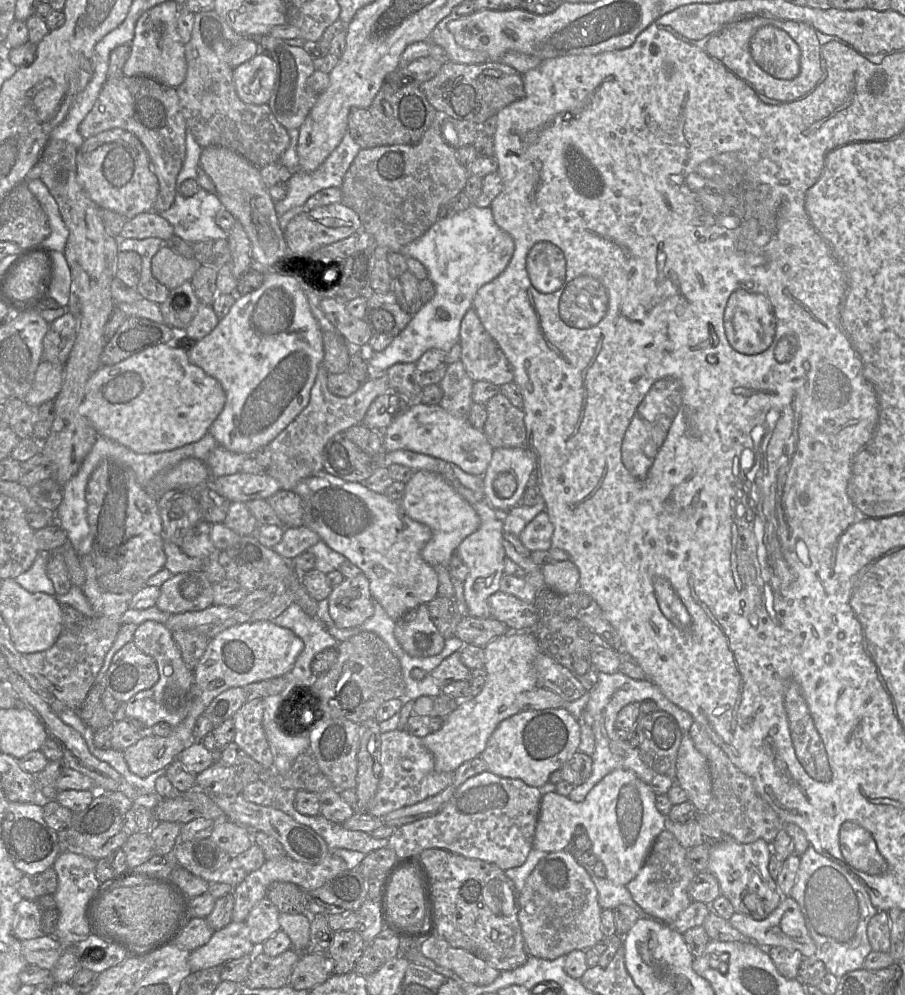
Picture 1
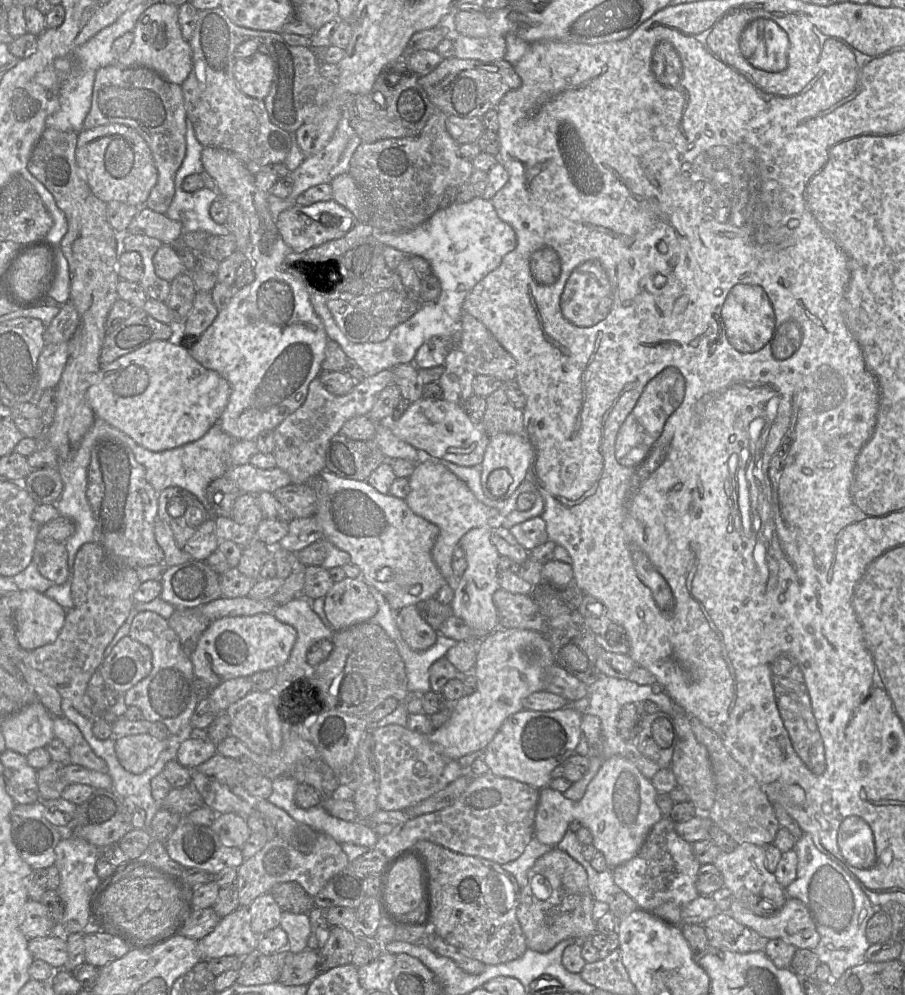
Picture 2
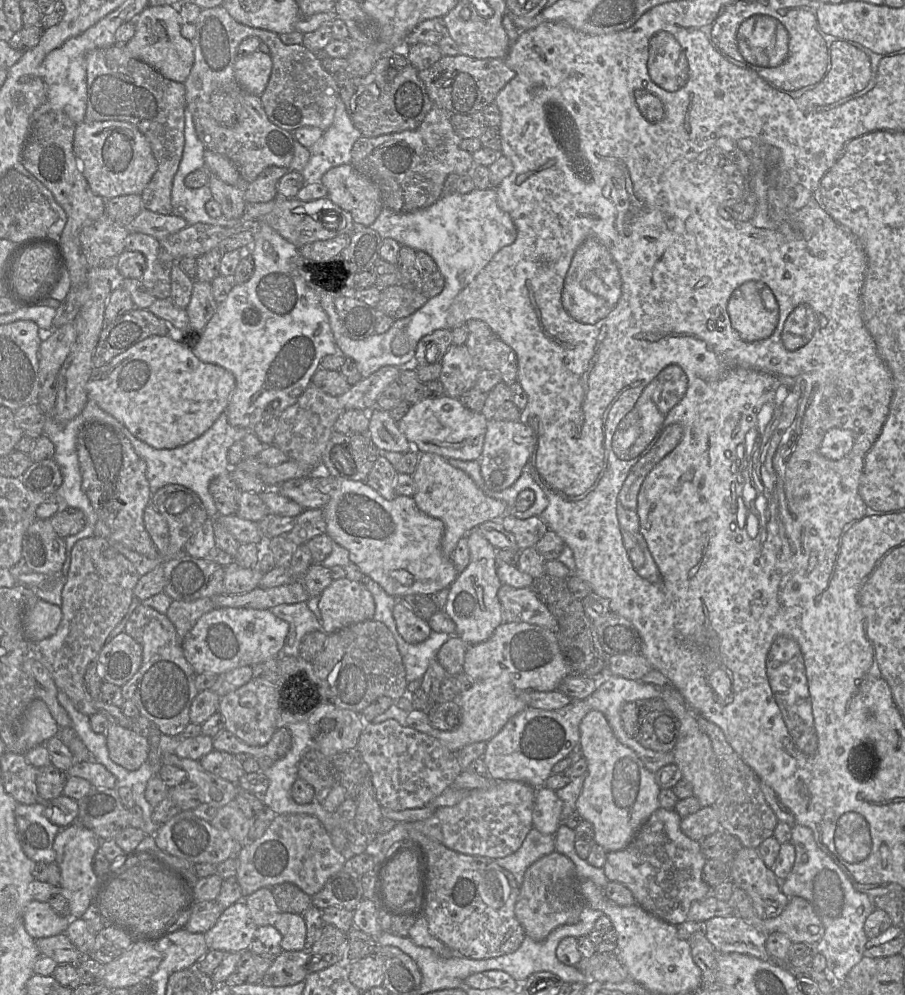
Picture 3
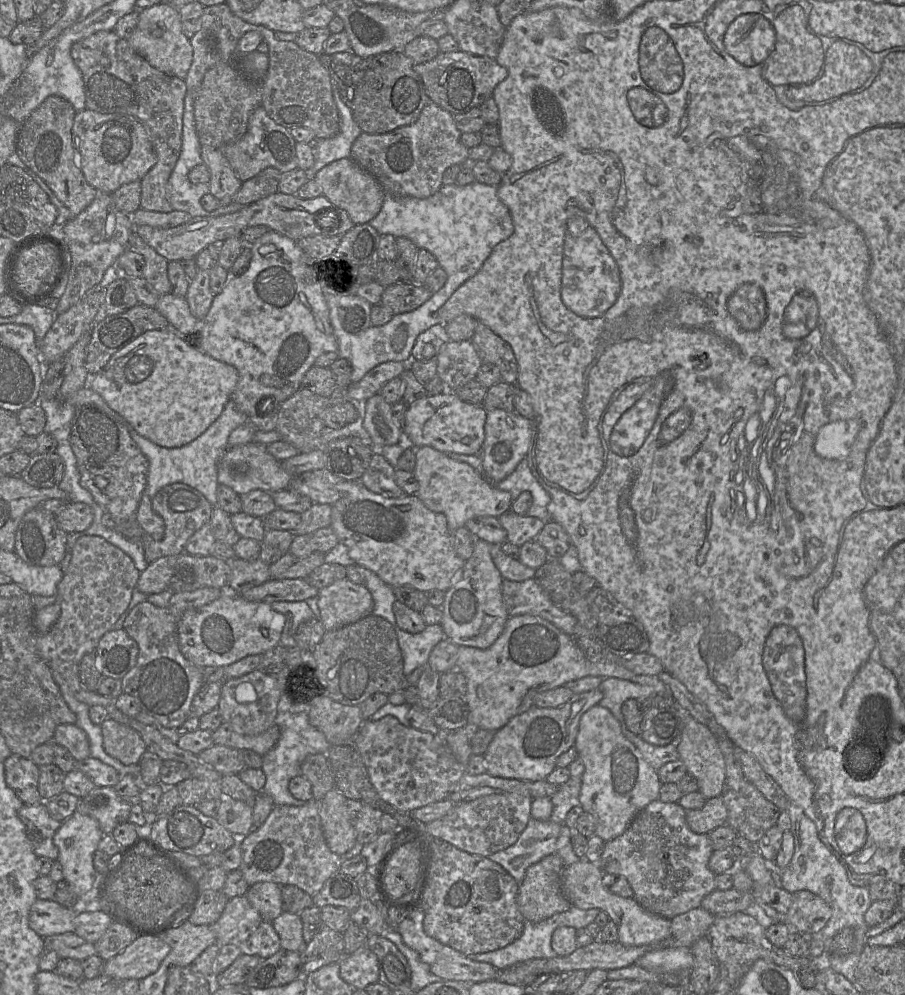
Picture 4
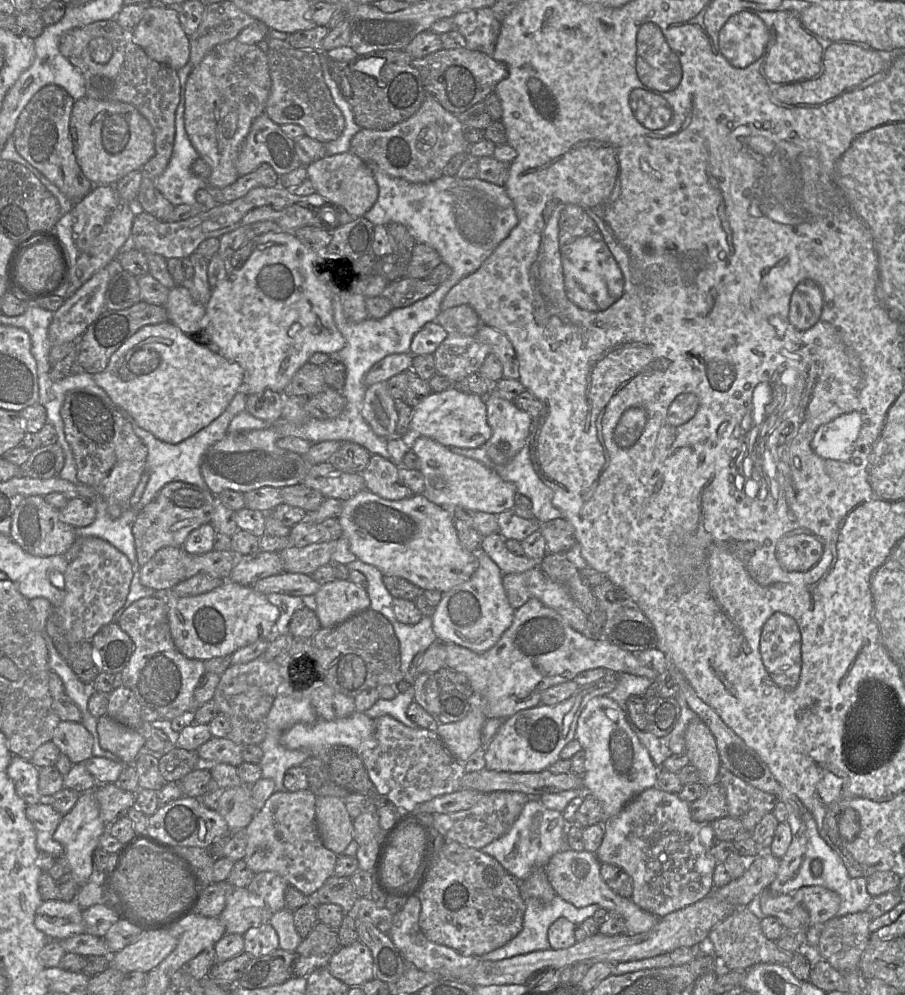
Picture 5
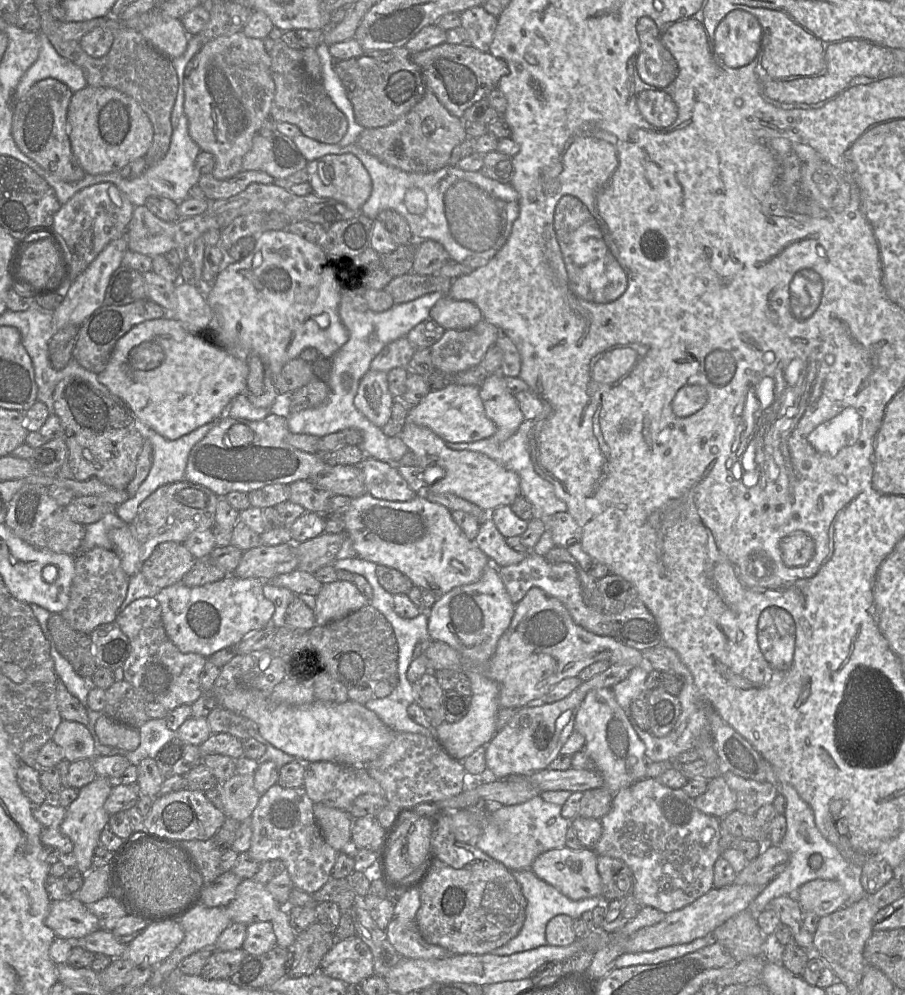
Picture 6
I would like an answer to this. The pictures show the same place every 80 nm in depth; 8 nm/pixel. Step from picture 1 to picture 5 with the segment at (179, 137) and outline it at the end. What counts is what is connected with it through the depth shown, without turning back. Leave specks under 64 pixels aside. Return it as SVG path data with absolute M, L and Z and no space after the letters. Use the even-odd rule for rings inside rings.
M116 19L101 20L64 33L59 42L60 53L74 65L85 81L86 96L102 101L123 102L134 106L150 123L154 132L155 154L141 169L142 181L135 202L137 210L145 211L165 221L174 210L172 205L157 189L156 180L165 171L171 159L175 139L175 113L180 101L180 80L177 71L151 59L133 40L133 31L122 28ZM97 37L107 39L112 46L112 56L106 64L96 63L89 51L89 43Z

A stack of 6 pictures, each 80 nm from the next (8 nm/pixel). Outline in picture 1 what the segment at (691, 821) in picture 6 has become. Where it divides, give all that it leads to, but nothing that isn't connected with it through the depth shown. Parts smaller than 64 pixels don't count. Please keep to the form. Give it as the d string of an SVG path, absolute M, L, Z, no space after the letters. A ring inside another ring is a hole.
M663 830L653 842L640 869L633 876L627 876L620 884L629 891L633 901L644 913L669 924L691 903L688 886L695 873L687 861L686 848L670 832Z

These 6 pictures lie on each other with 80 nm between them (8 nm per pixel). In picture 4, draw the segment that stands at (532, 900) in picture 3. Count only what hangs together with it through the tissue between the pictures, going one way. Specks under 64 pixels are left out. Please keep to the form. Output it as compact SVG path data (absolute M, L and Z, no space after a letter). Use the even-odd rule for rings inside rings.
M550 854L532 864L519 884L518 907L525 920L538 923L567 911L572 905L561 886L562 858Z

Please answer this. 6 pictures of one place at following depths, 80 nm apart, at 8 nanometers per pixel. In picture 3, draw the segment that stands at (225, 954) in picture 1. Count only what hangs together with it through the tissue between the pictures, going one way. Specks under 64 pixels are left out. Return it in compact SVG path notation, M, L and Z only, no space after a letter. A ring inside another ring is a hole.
M242 899L222 911L215 925L204 934L206 945L208 950L243 953L249 949L257 928Z

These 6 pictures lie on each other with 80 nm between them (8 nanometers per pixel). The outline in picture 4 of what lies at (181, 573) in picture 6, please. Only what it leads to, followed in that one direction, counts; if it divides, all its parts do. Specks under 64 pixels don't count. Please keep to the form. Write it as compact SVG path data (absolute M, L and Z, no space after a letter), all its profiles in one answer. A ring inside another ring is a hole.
M161 557L150 563L140 573L136 589L145 595L158 594L167 590L175 573L177 557Z

